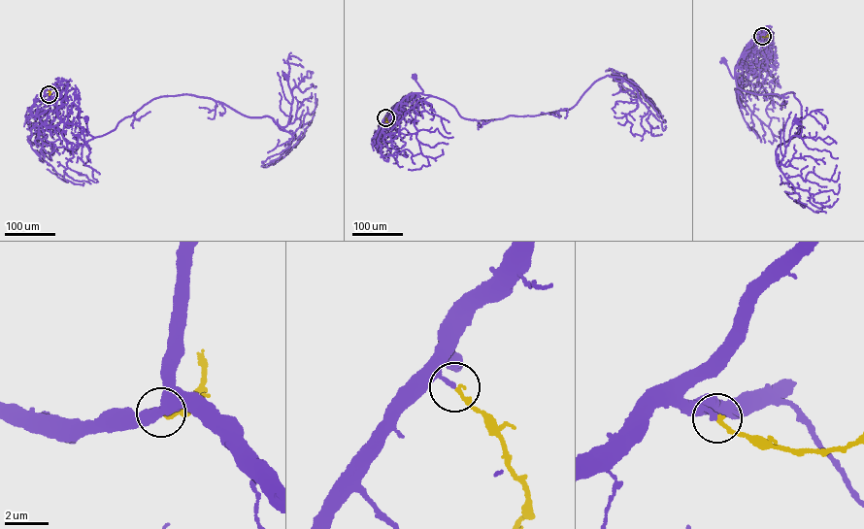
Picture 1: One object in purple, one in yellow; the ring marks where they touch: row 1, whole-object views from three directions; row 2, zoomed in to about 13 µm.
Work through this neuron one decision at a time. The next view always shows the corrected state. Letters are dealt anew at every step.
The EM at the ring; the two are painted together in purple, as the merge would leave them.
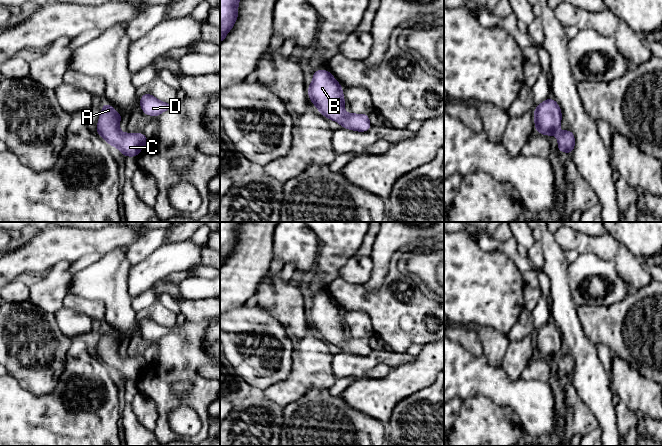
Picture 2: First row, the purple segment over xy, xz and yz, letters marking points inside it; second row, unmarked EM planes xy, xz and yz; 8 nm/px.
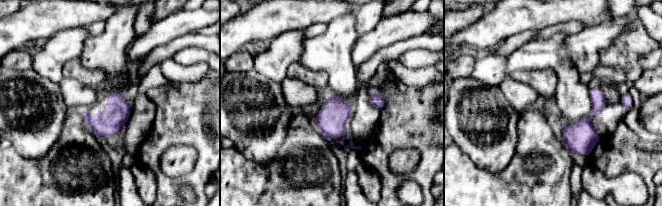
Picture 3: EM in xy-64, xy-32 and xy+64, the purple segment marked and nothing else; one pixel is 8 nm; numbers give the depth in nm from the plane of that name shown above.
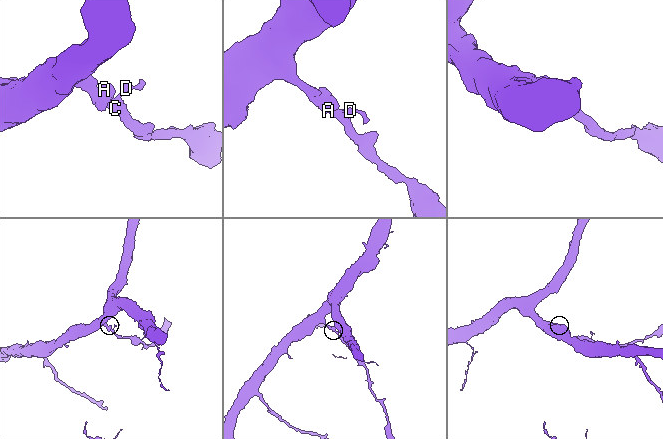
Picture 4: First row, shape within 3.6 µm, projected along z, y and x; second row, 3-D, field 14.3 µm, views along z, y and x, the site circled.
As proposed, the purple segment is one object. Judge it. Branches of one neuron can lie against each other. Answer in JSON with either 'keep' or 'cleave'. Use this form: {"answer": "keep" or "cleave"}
{"answer": "keep"}

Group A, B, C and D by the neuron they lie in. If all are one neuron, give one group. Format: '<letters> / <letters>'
A B C D

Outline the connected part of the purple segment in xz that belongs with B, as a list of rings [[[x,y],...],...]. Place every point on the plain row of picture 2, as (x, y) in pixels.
[[[316,294],[313,297],[308,319],[322,339],[339,346],[342,352],[366,356],[372,351],[368,338],[345,337],[342,311],[329,294]]]

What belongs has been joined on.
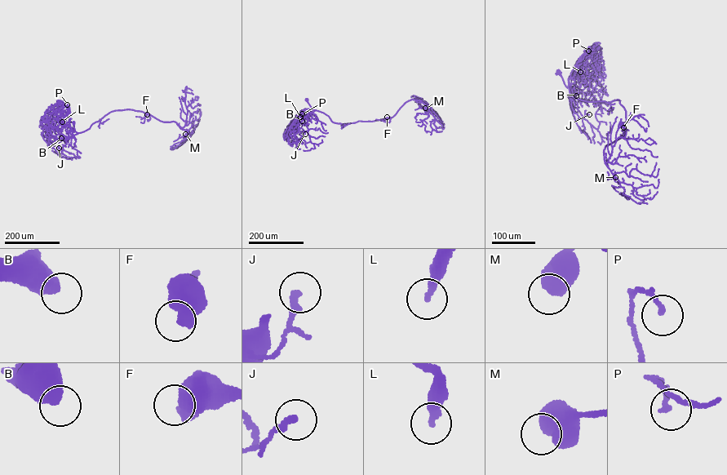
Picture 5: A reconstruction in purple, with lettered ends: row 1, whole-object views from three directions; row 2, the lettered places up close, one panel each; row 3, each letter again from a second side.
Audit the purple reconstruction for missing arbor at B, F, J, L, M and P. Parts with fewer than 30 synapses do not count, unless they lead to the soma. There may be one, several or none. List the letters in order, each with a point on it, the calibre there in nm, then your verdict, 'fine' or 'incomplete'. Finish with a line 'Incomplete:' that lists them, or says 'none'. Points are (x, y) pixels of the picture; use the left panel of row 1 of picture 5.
B: at (61, 138); 600 nm thick; fine
F: at (147, 114); 600 nm thick; fine
J: at (59, 148); 240 nm thick; fine
L: at (62, 122); 300 nm thick; fine
M: at (185, 134); 750 nm thick; fine
P: at (67, 104); 170 nm thick; fine
Incomplete: none

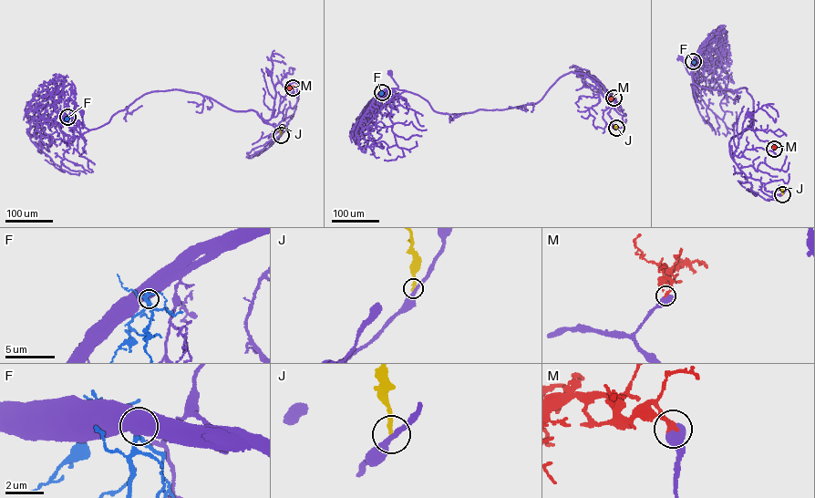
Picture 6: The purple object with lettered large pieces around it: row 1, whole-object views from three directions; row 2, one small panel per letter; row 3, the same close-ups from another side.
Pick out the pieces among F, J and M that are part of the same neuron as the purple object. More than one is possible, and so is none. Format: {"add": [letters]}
{"add": []}

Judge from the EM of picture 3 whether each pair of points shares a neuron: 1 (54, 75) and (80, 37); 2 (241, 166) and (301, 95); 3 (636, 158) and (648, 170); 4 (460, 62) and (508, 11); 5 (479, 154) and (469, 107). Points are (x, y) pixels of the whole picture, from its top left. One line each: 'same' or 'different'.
1: same
2: different
3: same
4: different
5: same

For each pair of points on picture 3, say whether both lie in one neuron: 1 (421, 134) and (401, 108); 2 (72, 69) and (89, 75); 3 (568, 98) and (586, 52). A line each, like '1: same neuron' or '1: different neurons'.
1: same neuron
2: same neuron
3: different neurons

